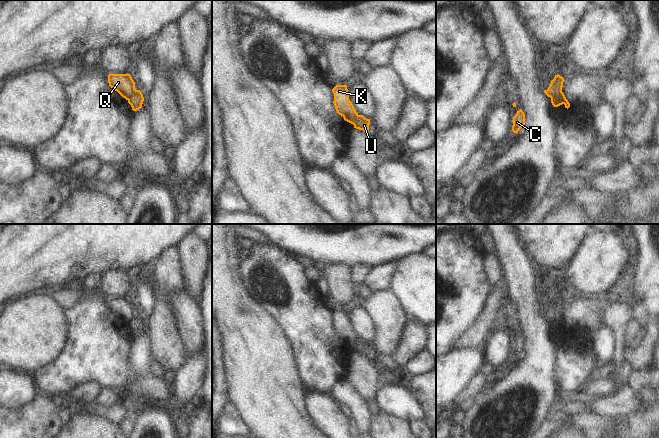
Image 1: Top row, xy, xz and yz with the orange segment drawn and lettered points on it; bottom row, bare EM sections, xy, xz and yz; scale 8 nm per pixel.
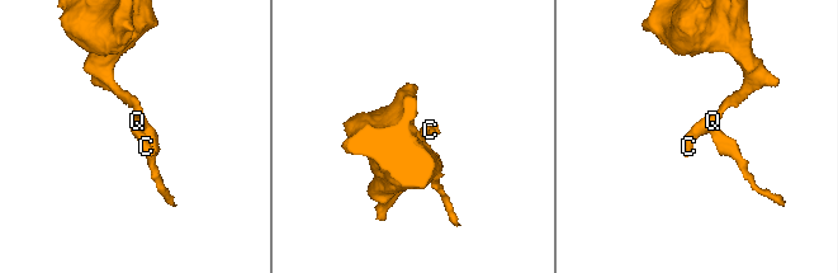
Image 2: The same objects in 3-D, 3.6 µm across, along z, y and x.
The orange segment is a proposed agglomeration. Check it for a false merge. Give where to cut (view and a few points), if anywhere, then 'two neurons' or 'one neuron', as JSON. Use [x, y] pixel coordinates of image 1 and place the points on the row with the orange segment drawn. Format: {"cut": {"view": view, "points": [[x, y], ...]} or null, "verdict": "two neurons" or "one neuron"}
{"cut": {"view": "yz", "points": [[561, 91], [550, 97]]}, "verdict": "two neurons"}

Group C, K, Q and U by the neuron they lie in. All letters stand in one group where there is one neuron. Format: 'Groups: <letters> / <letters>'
Groups: C K Q / U.

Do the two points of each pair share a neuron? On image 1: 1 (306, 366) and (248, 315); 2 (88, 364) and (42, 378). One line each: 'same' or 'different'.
1: different
2: same

